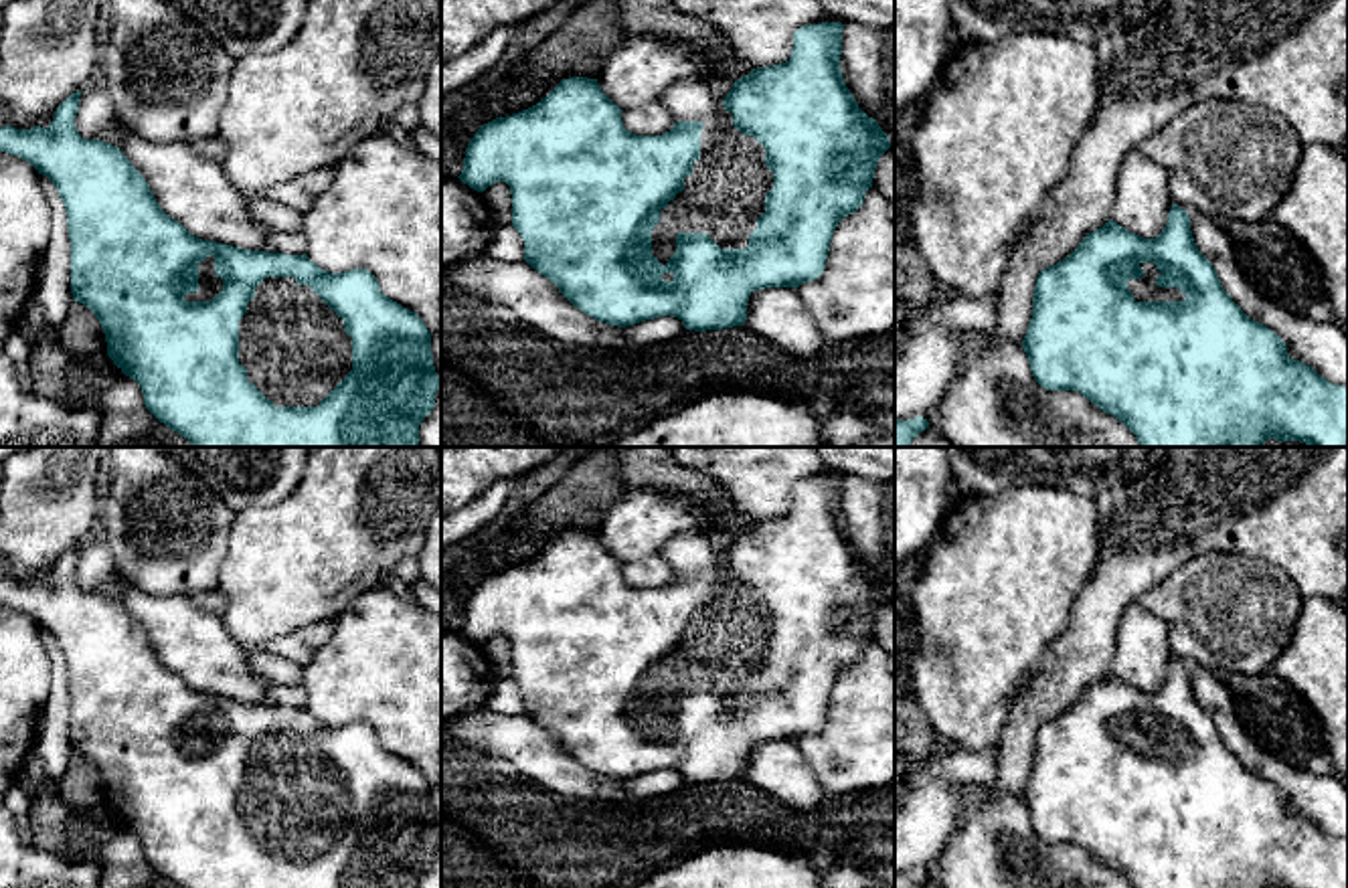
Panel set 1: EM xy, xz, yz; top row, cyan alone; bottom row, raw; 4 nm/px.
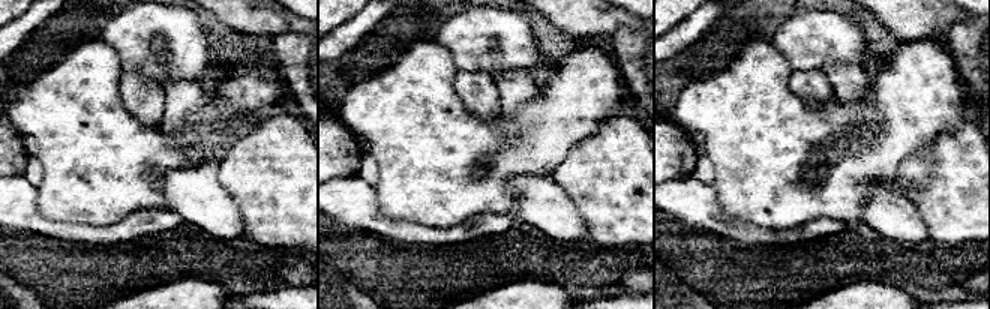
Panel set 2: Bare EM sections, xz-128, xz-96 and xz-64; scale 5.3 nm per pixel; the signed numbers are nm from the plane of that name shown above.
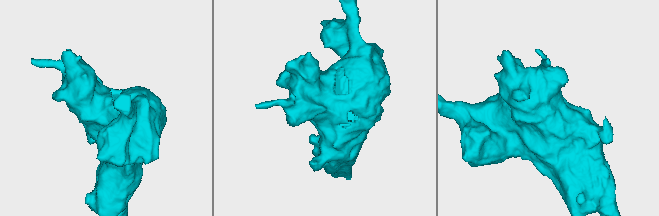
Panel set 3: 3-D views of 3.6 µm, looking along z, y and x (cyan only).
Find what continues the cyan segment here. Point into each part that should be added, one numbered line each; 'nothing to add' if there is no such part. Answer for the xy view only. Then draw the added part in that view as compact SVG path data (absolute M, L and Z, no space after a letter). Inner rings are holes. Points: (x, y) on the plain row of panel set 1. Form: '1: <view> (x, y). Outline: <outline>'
1: xy (294, 800). Outline: M265 730L239 773L239 817L275 860L318 860L352 823L352 791L310 738Z

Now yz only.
1: yz (1144, 743). Outline: M1140 716L1142 732L1129 732L1127 742L1135 754L1182 754L1186 748L1178 740L1158 740L1156 730L1162 728L1154 716Z

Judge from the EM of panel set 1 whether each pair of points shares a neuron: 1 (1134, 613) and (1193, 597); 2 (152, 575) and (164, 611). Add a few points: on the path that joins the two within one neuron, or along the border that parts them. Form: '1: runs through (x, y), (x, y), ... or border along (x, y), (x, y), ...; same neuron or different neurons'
1: border along (1138, 601), (1164, 624), (1172, 650); different neurons
2: border along (126, 581), (156, 595), (187, 595), (191, 599); different neurons

